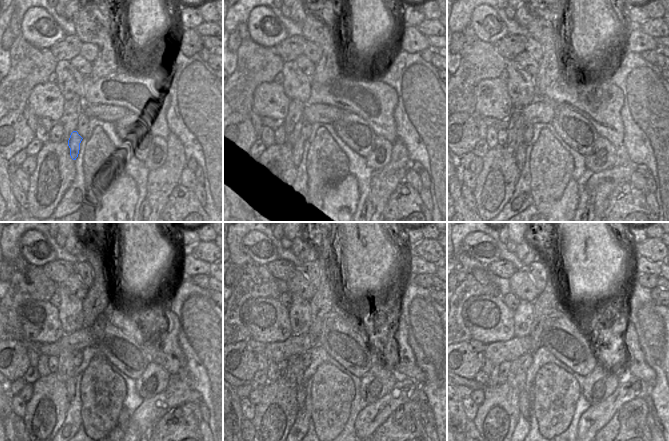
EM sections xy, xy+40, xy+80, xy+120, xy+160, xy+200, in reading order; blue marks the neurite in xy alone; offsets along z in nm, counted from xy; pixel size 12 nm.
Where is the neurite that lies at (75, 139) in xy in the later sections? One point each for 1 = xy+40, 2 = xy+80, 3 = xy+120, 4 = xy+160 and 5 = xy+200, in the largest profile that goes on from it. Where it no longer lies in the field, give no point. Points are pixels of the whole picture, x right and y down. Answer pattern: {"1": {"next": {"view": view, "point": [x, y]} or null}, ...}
{"1": {"next": {"view": "xy+40", "point": [297, 149]}}, "2": {"next": {"view": "xy+80", "point": [520, 156]}}, "3": {"next": {"view": "xy+120", "point": [71, 382]}}, "4": {"next": {"view": "xy+160", "point": [301, 393]}}, "5": {"next": {"view": "xy+200", "point": [524, 403]}}}

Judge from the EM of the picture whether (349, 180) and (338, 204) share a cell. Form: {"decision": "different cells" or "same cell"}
{"decision": "same cell"}

